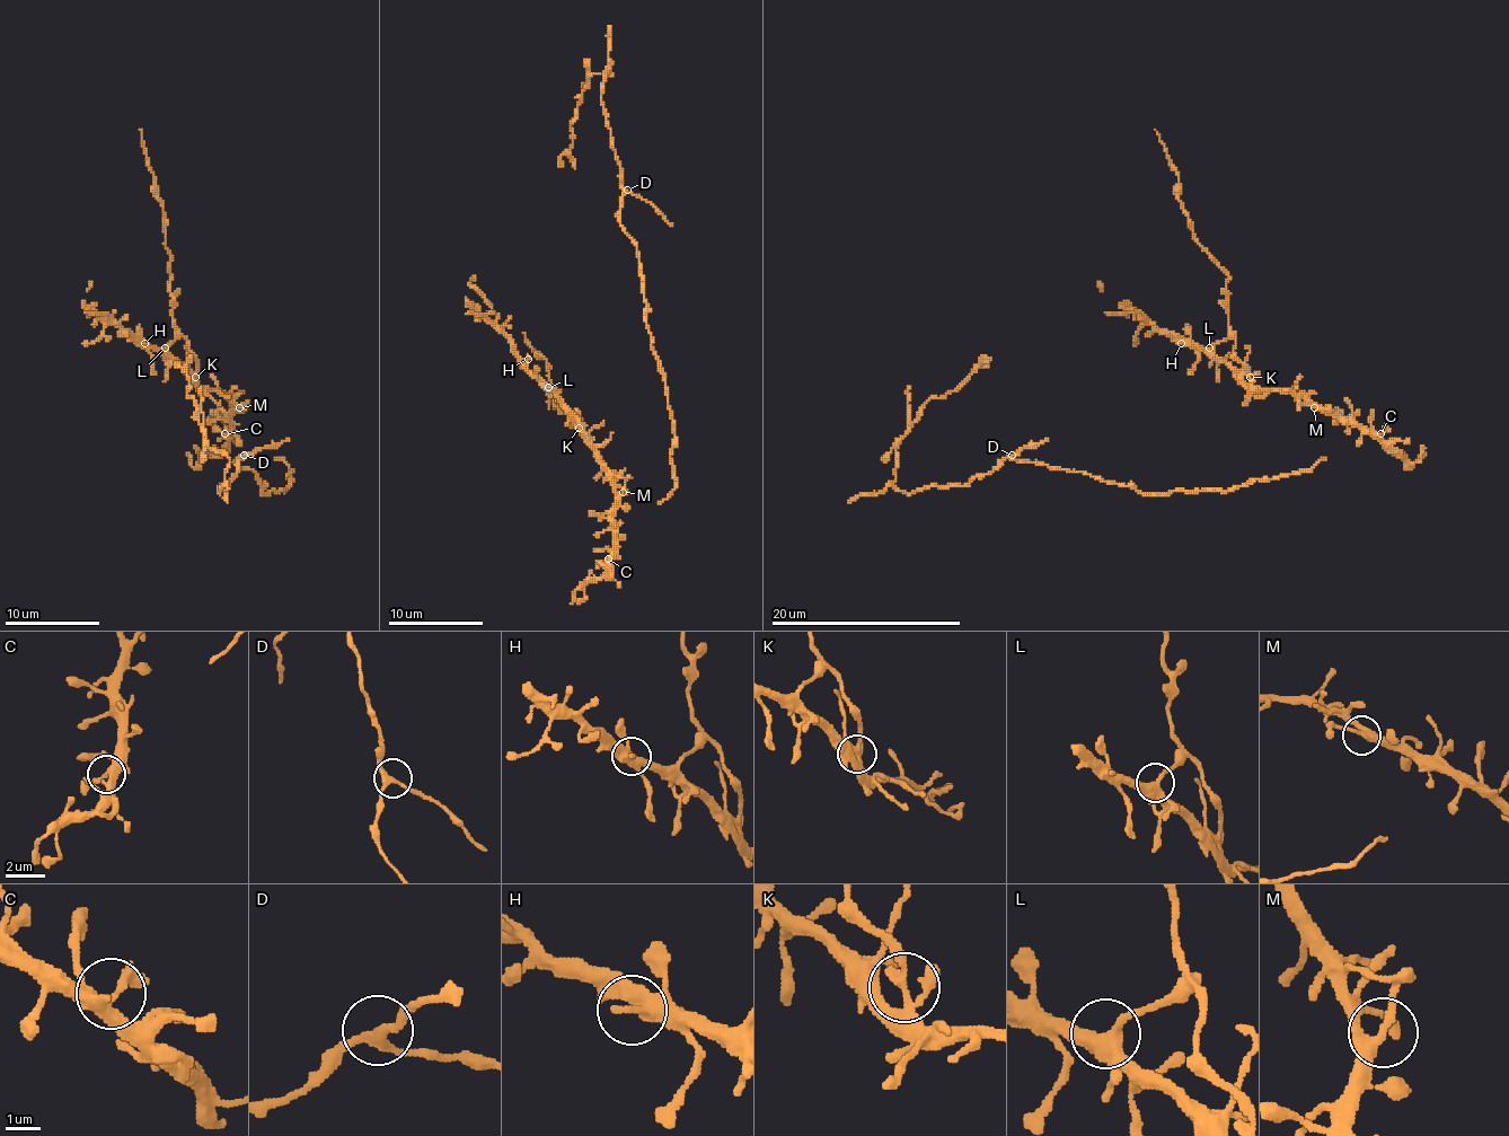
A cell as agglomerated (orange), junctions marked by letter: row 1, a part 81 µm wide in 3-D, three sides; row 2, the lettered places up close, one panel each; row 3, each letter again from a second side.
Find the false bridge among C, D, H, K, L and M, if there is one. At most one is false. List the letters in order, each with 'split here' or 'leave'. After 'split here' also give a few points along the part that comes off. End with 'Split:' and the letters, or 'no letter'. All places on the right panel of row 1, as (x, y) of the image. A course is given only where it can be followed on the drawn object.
C: leave
D: leave
H: leave
K: split here; course (1250, 377), (1250, 369), (1233, 351), (1228, 274), (1192, 231), (1179, 199), (1179, 177), (1155, 130)
L: leave
M: leave
Split: K

